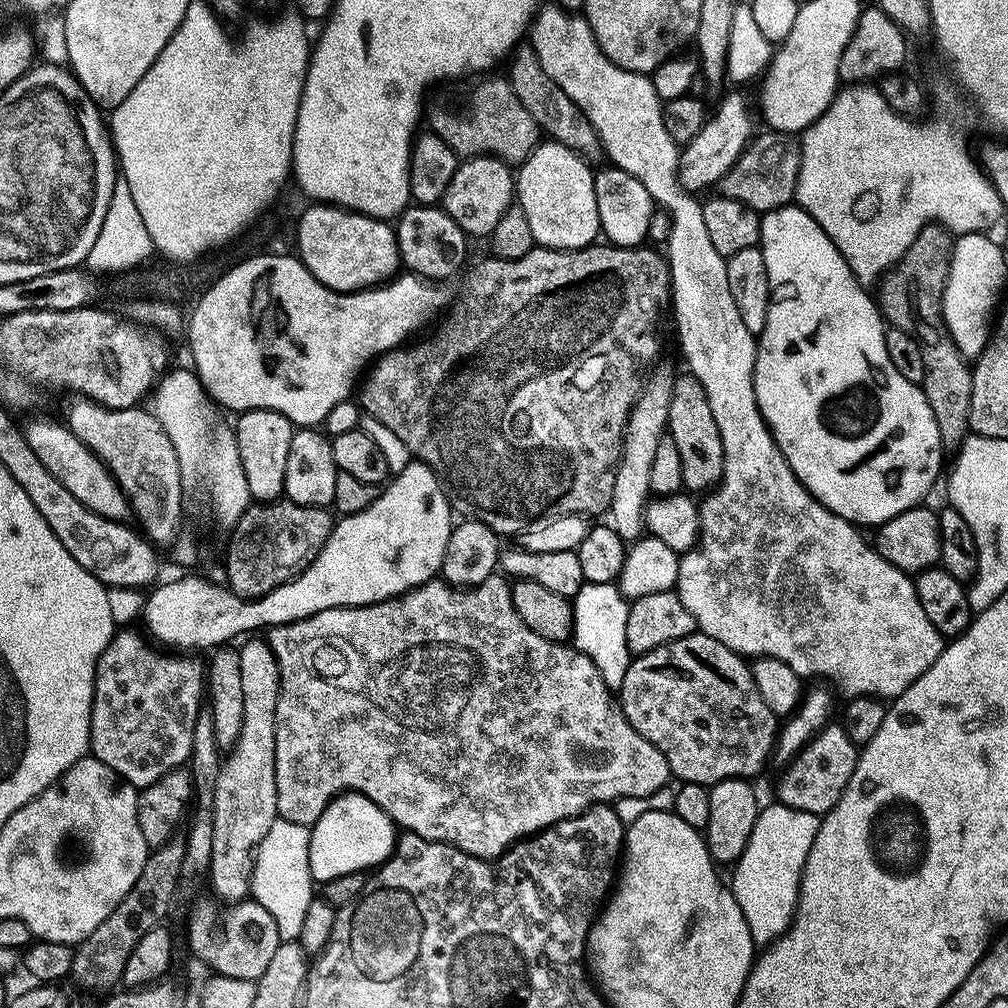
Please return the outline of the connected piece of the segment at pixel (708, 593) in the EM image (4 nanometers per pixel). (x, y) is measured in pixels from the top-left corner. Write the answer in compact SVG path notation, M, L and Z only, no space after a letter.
M680 204L684 212L680 212L680 228L676 228L676 244L666 244L666 248L676 248L676 253L670 257L672 272L672 295L671 305L676 306L676 328L680 331L680 348L688 359L691 375L706 386L710 398L710 410L714 410L714 422L718 422L718 430L722 434L722 446L724 447L724 479L718 487L703 497L704 502L699 505L700 511L700 537L702 543L698 550L685 553L680 562L675 591L686 610L696 619L696 627L701 633L705 632L712 640L717 640L725 651L733 652L745 658L765 658L786 662L791 666L802 680L808 680L814 676L826 678L829 674L840 674L840 662L844 662L844 656L850 654L852 658L852 640L808 640L808 564L852 564L852 548L864 548L869 541L860 536L861 529L852 521L834 514L826 506L819 504L815 498L804 489L803 482L790 470L790 464L782 454L782 450L772 437L772 431L762 418L762 410L758 406L758 398L754 390L754 374L756 373L756 350L758 347L757 337L750 330L746 330L746 322L742 322L742 314L738 314L738 302L734 302L734 294L730 290L730 278L733 273L729 272L726 260L718 254L714 243L710 240L710 233L703 221L704 212L696 212L692 204Z

